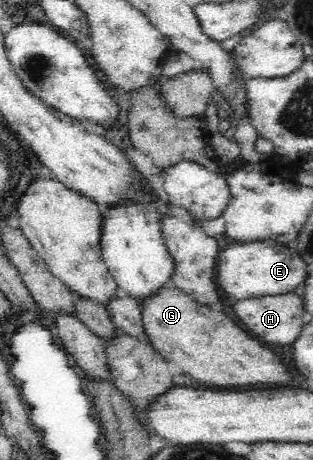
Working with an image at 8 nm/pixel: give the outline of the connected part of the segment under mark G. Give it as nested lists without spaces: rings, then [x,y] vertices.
[[[171,287],[159,289],[157,295],[140,303],[145,330],[155,350],[169,362],[179,363],[184,374],[211,383],[211,387],[235,390],[237,387],[283,387],[293,375],[283,363],[283,357],[273,353],[266,343],[239,327],[220,309],[194,301],[183,290]]]

